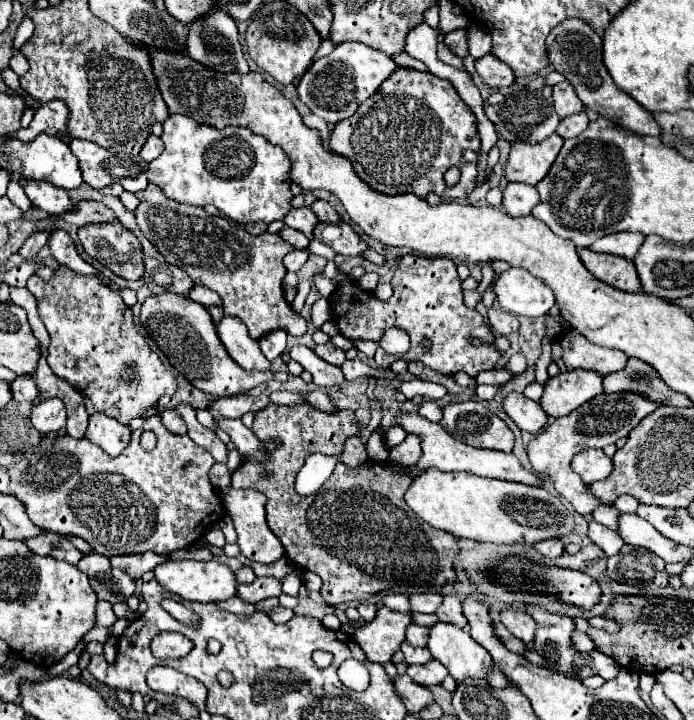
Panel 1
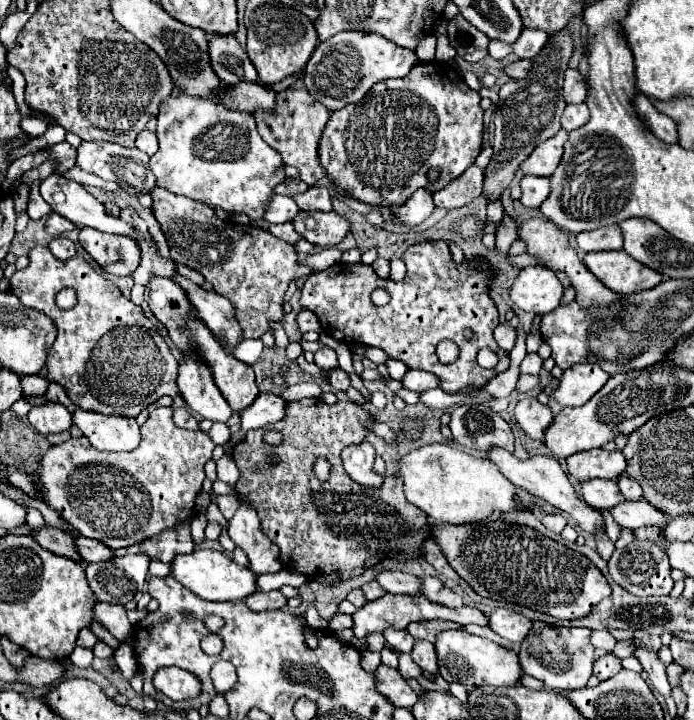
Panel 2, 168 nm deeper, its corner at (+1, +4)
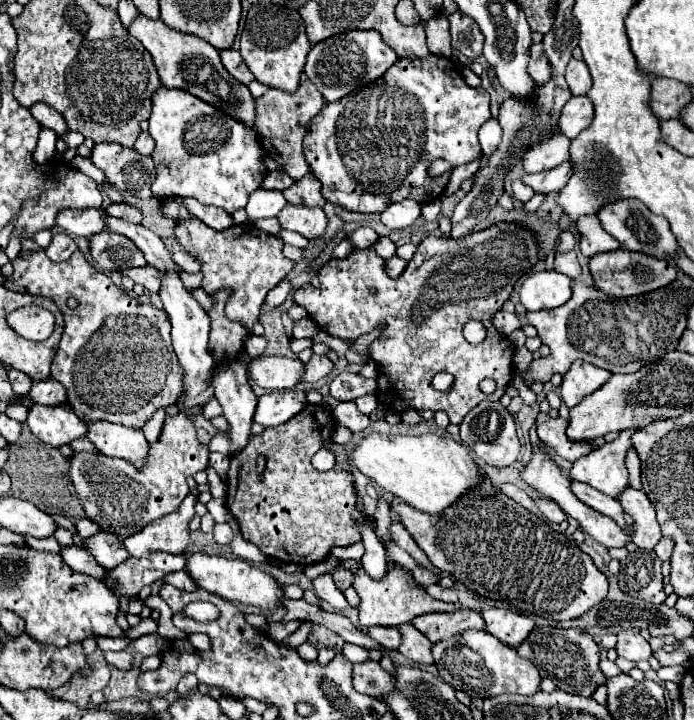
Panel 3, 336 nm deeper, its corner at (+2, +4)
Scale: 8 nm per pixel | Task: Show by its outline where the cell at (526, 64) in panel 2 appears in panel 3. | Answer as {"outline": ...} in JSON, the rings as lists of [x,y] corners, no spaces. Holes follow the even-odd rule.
{"outline":[[[532,45],[530,49],[530,63],[528,63],[528,75],[538,83],[542,85],[546,79],[548,79],[548,59],[544,57],[544,51],[542,51],[542,45]]]}

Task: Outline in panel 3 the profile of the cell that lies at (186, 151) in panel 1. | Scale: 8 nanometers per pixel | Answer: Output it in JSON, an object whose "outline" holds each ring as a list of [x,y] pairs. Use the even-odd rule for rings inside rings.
{"outline":[[[158,89],[152,95],[148,123],[148,133],[156,141],[152,153],[156,163],[152,195],[158,199],[194,197],[204,205],[234,213],[248,205],[250,193],[260,189],[268,175],[264,149],[258,143],[256,131],[192,93],[184,93],[182,89]]]}

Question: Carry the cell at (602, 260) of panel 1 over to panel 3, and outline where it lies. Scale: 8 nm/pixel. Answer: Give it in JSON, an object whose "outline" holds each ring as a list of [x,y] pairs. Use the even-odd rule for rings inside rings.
{"outline":[[[626,249],[600,253],[588,261],[588,267],[596,287],[612,297],[632,297],[632,295],[642,295],[642,293],[660,289],[664,285],[670,285],[678,273],[672,263],[660,261],[656,257],[648,257],[644,253],[632,253]]]}

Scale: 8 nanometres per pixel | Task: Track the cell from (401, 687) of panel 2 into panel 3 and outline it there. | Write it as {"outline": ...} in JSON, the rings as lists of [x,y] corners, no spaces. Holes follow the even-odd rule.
{"outline":[[[366,661],[362,665],[354,665],[354,689],[382,699],[396,691],[396,681],[380,667],[380,663]]]}

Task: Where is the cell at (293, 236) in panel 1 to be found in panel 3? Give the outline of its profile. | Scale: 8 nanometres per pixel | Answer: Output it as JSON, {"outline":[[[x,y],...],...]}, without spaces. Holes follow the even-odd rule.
{"outline":[[[274,217],[274,219],[262,219],[262,221],[256,221],[254,225],[256,225],[260,231],[268,233],[268,235],[278,235],[278,233],[282,231],[282,227],[280,227],[280,223],[278,223],[276,217]]]}

